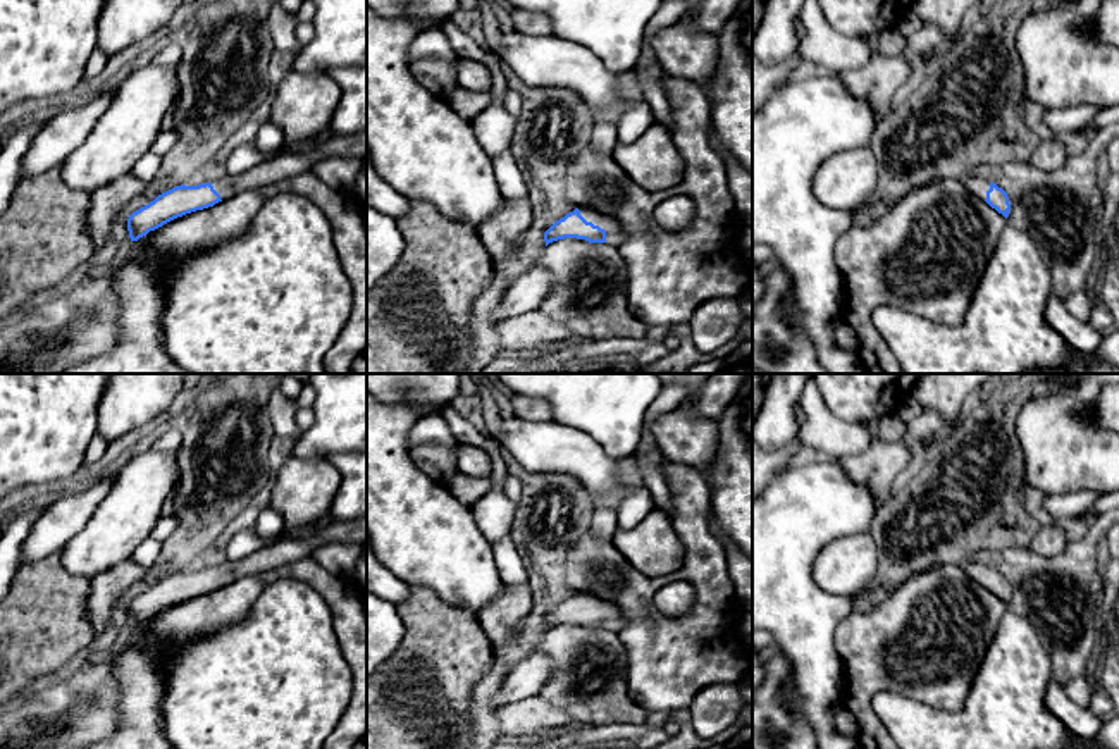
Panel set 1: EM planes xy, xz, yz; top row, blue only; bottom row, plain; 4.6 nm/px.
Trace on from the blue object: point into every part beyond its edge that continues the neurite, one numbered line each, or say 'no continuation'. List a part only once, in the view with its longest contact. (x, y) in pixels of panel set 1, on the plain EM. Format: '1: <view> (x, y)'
1: xz (615, 619)

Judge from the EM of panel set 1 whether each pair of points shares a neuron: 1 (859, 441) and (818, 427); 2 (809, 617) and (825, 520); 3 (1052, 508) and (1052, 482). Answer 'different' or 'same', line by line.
1: same
2: same
3: different

